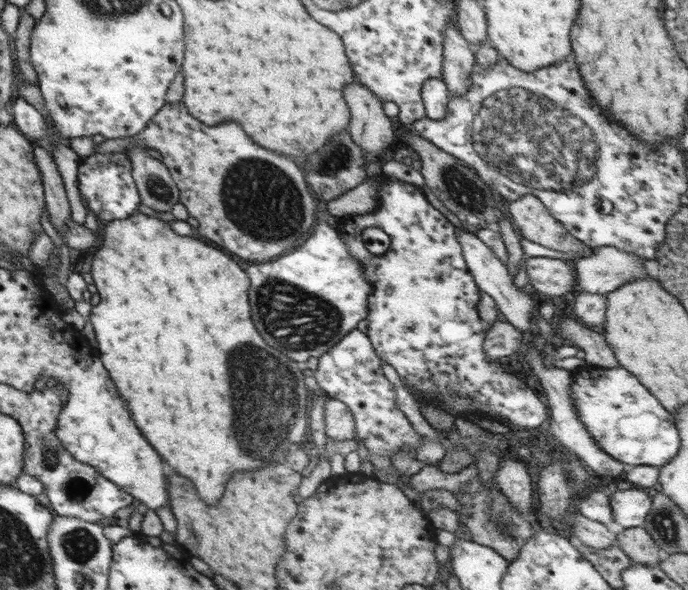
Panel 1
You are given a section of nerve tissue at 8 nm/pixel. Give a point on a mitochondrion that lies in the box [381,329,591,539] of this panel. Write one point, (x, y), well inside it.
(567, 478)

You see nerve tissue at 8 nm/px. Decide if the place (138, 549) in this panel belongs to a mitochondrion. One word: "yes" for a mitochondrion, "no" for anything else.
no

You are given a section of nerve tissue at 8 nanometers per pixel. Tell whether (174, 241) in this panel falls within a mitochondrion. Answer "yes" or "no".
no

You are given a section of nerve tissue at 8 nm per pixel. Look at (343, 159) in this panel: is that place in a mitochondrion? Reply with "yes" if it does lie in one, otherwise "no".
yes

